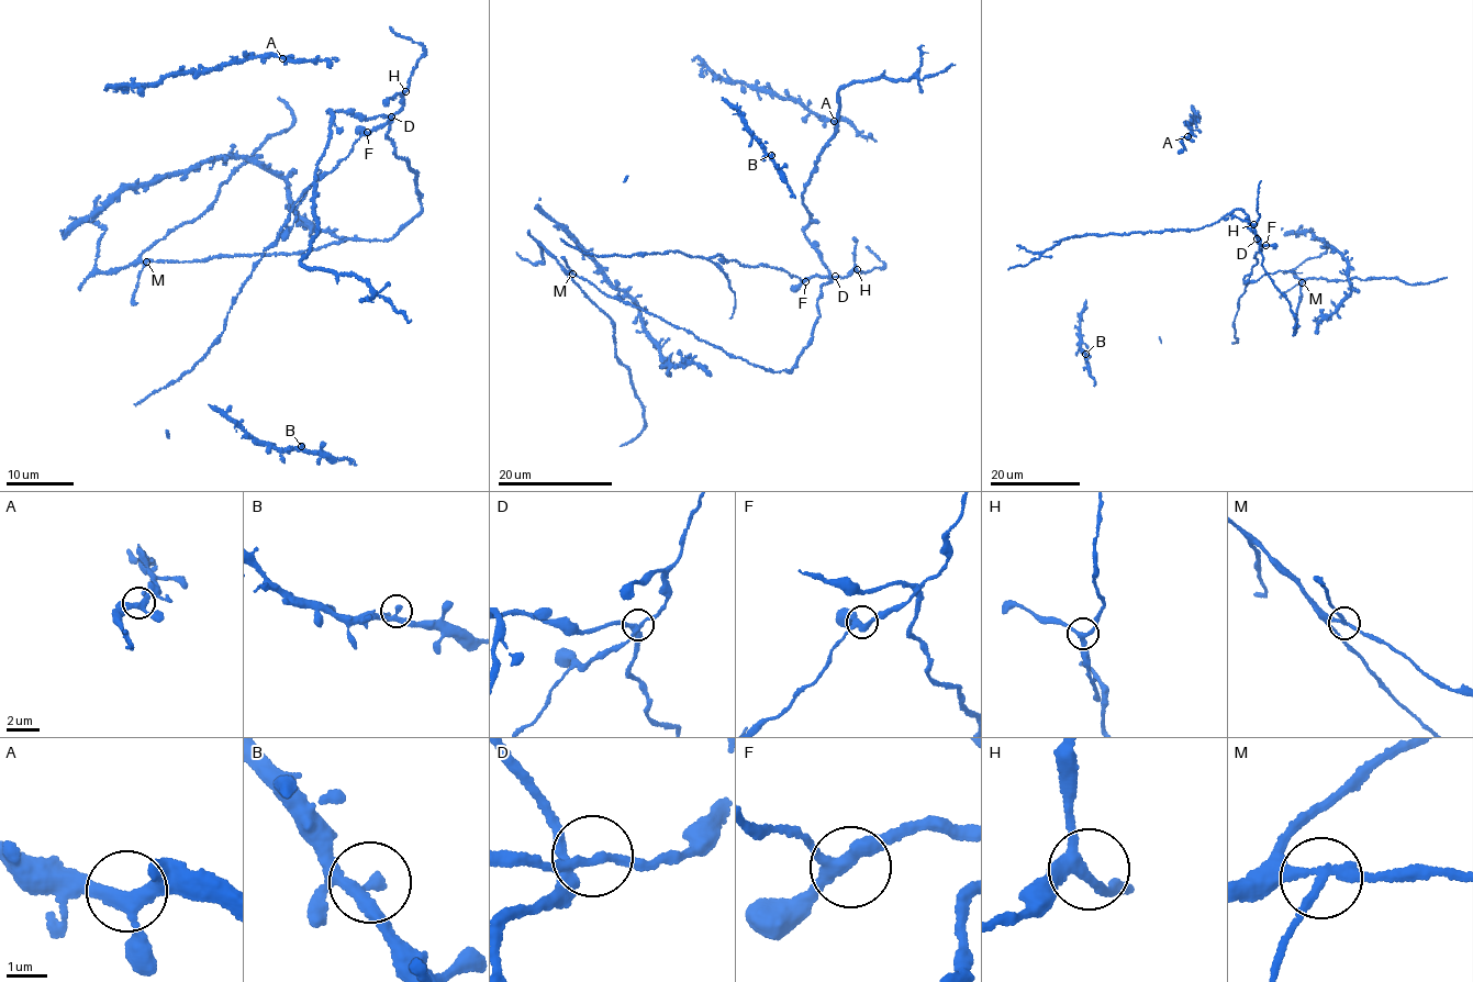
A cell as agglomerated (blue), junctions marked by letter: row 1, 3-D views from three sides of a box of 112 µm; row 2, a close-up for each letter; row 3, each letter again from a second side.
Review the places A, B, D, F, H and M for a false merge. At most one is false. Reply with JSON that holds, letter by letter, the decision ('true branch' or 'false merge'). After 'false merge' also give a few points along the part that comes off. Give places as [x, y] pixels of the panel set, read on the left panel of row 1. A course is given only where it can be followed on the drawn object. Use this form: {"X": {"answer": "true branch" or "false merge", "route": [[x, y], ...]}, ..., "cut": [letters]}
{"A": {"answer": "true branch"}, "B": {"answer": "true branch"}, "D": {"answer": "true branch"}, "F": {"answer": "true branch"}, "H": {"answer": "true branch"}, "M": {"answer": "false merge", "route": [[146, 261], [136, 286], [133, 305]]}, "cut": ["M"]}

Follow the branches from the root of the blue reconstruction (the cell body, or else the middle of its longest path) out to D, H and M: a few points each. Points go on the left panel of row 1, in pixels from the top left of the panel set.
D: (365, 134), (378, 129), (391, 116)
H: (365, 134), (378, 129), (399, 111), (405, 91)
M: (365, 134), (390, 124), (394, 153), (416, 175), (422, 212), (391, 238), (348, 237), (291, 254), (146, 261)

